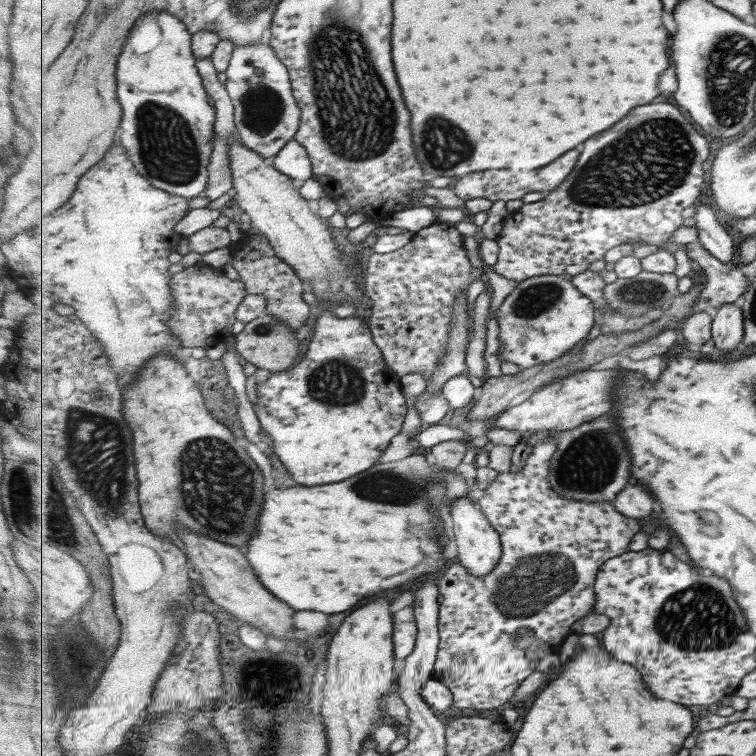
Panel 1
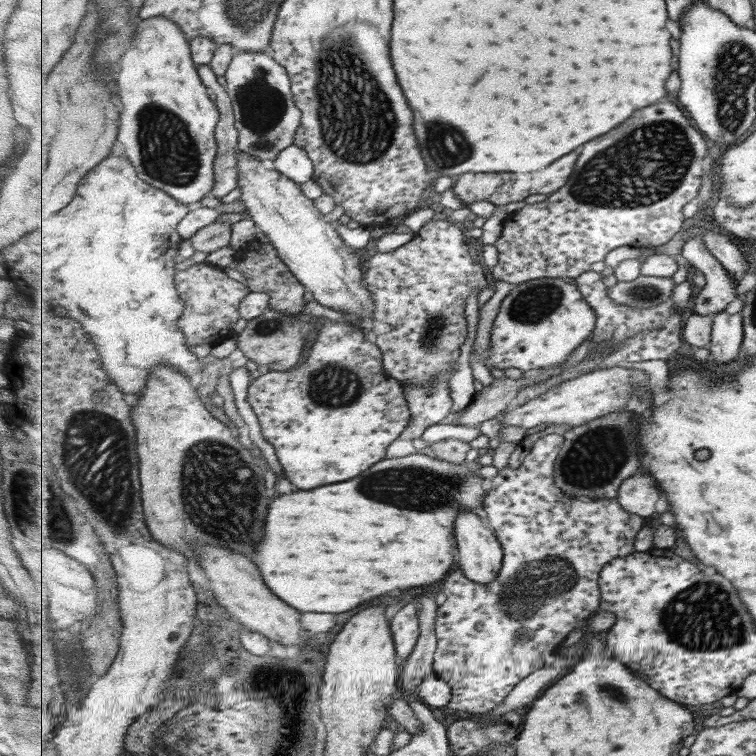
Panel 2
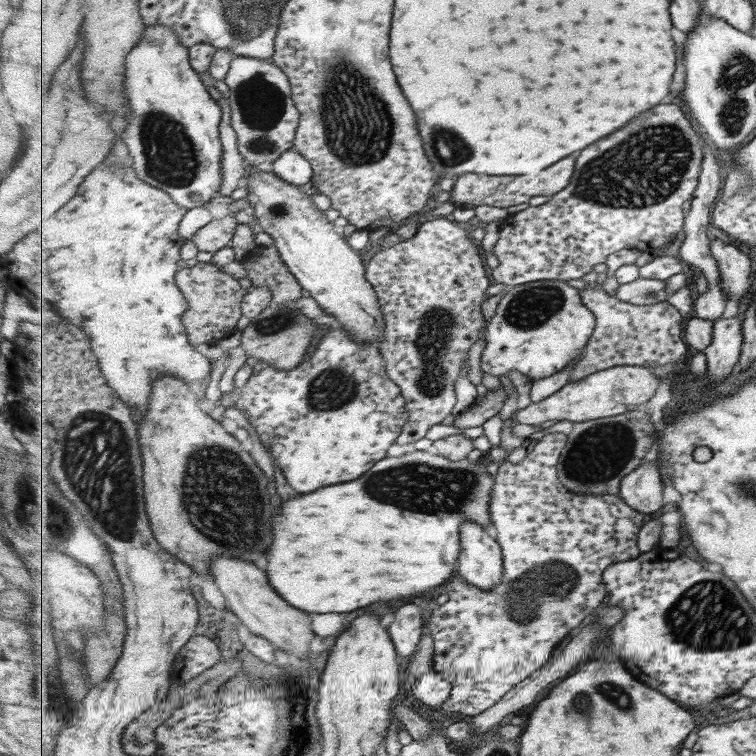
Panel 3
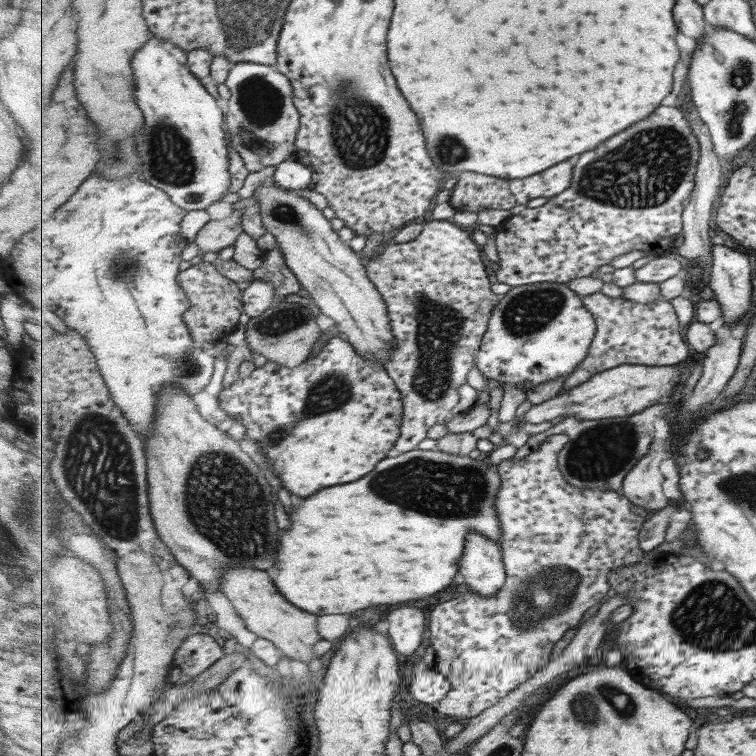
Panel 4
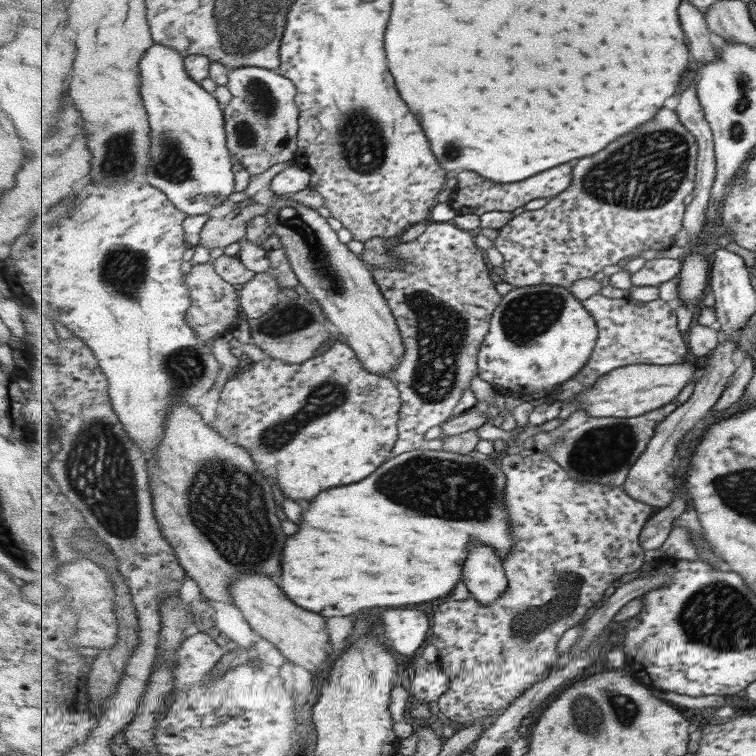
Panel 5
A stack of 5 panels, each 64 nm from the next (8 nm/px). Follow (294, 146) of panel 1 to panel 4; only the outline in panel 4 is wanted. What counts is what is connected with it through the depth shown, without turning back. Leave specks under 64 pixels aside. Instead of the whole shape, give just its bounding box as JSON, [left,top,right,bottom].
[273,154,314,191]

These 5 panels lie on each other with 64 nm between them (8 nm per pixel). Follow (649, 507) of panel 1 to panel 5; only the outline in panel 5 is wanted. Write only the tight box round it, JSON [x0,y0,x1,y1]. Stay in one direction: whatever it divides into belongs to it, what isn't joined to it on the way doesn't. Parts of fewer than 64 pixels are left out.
[623,331,739,510]

